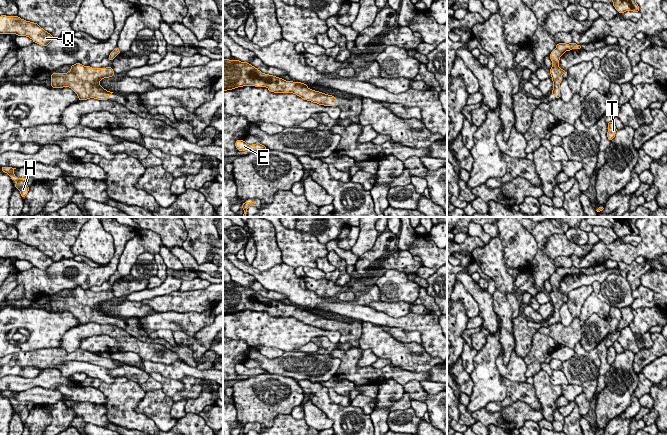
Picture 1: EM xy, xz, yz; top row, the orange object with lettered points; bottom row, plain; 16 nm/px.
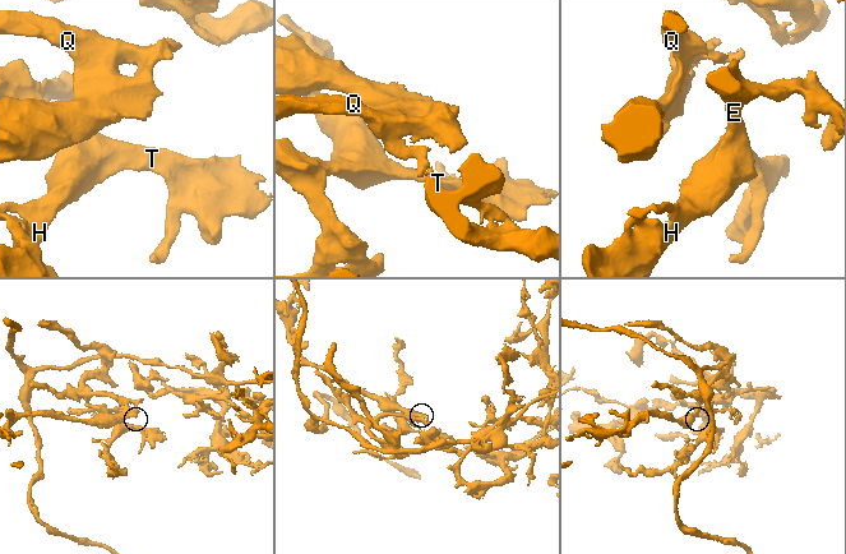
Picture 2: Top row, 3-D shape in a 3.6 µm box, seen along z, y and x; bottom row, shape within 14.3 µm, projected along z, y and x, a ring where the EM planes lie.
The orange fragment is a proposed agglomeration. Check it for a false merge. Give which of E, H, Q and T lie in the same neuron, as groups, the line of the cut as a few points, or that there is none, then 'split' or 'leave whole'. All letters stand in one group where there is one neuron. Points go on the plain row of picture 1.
groups E H Q T; cut none; leave whole

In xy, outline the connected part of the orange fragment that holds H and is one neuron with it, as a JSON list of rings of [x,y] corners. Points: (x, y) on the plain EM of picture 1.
[[[1,391],[1,394],[5,397],[7,397],[12,404],[16,406],[14,409],[15,412],[17,412],[20,415],[20,418],[23,422],[27,419],[29,415],[29,410],[27,409],[28,402],[18,402],[15,400],[13,394],[16,392],[13,391]]]

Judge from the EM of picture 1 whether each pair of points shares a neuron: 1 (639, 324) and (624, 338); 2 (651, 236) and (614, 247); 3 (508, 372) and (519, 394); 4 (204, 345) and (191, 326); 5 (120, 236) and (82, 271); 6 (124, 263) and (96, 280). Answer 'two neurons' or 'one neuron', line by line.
1: two neurons
2: one neuron
3: two neurons
4: two neurons
5: one neuron
6: two neurons

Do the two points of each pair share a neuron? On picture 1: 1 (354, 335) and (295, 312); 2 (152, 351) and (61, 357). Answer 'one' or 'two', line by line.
1: one
2: two

